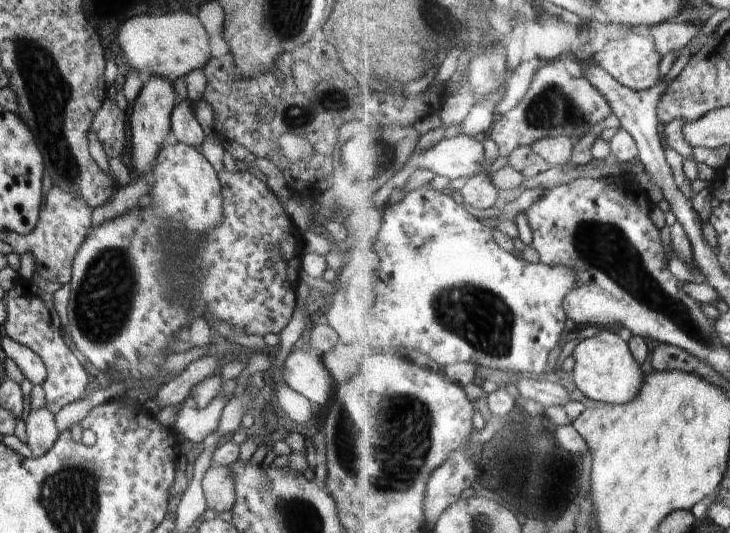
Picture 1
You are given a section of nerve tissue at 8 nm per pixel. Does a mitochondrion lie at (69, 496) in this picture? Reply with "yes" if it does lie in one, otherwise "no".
yes

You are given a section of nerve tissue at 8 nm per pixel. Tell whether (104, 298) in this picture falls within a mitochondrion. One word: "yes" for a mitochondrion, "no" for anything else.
yes

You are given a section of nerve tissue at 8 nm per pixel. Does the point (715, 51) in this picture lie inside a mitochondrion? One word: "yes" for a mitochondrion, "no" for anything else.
no

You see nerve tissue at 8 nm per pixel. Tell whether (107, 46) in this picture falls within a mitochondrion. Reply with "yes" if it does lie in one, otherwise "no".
no

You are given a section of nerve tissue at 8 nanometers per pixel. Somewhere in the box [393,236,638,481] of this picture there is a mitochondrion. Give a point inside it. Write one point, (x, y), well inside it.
(480, 317)

